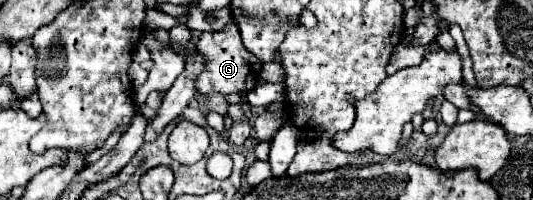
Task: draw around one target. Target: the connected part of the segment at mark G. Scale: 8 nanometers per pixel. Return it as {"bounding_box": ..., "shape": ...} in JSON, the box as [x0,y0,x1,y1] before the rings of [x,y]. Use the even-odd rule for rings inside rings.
{"bounding_box":[195,20,261,96],"shape":[[[233,20],[219,32],[203,32],[201,38],[197,40],[197,46],[199,46],[199,52],[205,56],[205,68],[195,82],[199,92],[219,92],[219,94],[227,96],[233,92],[243,94],[243,92],[249,92],[255,88],[261,64],[243,46],[241,36],[239,36],[239,28]]]}

